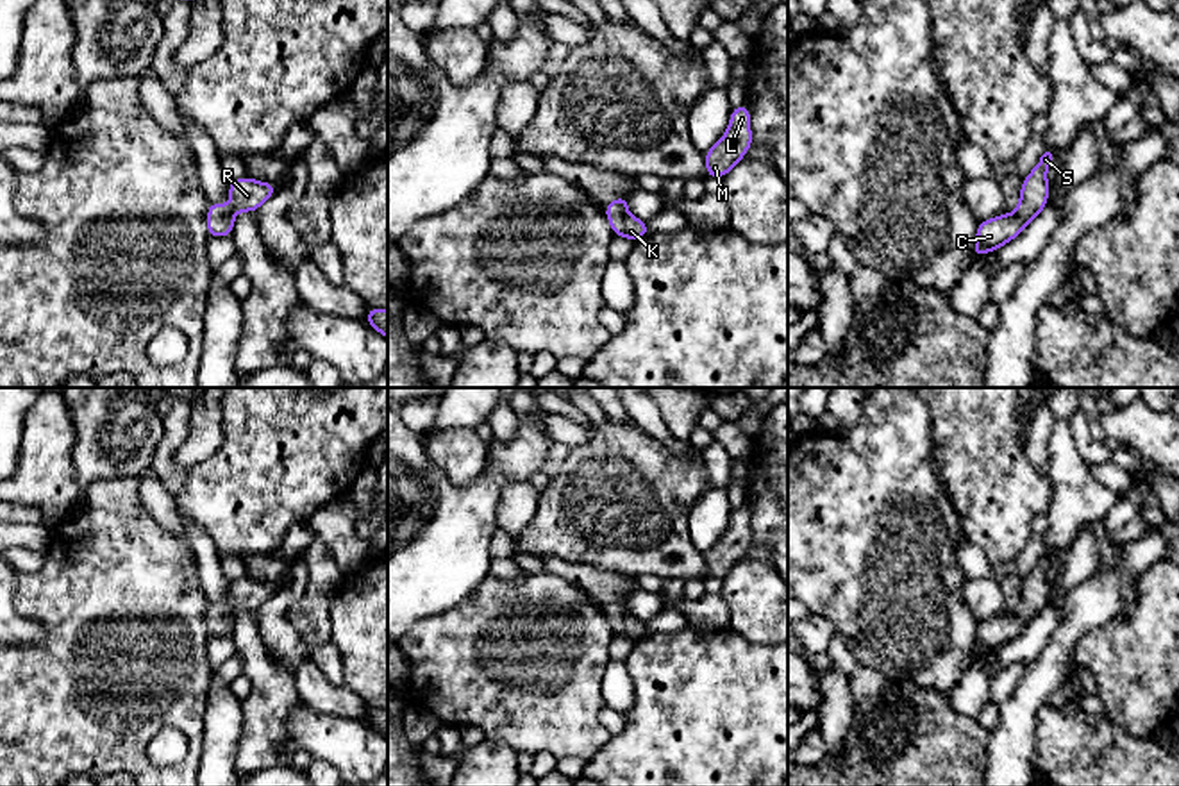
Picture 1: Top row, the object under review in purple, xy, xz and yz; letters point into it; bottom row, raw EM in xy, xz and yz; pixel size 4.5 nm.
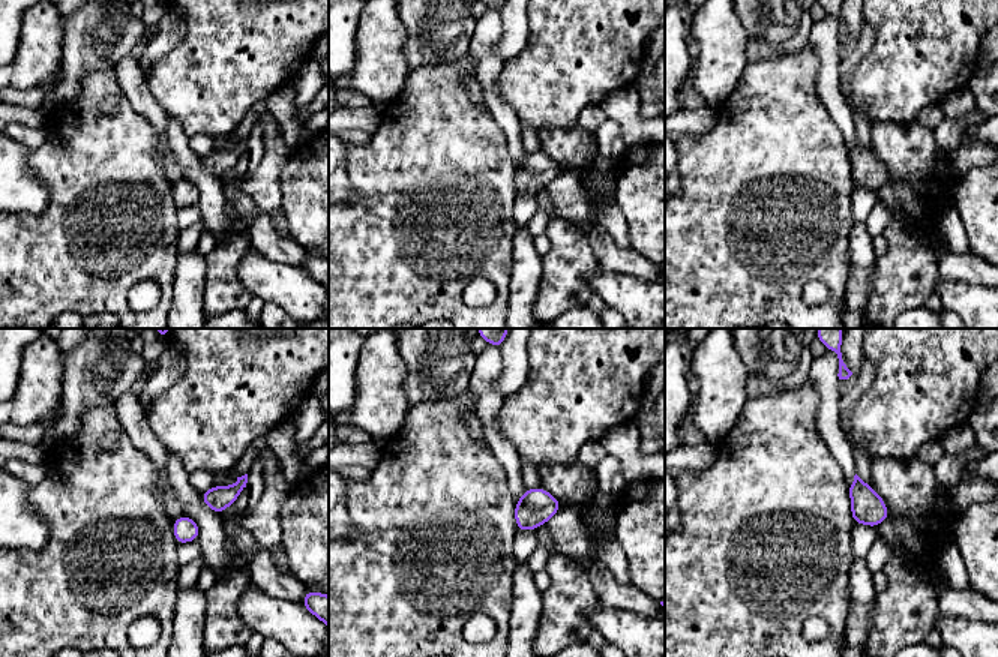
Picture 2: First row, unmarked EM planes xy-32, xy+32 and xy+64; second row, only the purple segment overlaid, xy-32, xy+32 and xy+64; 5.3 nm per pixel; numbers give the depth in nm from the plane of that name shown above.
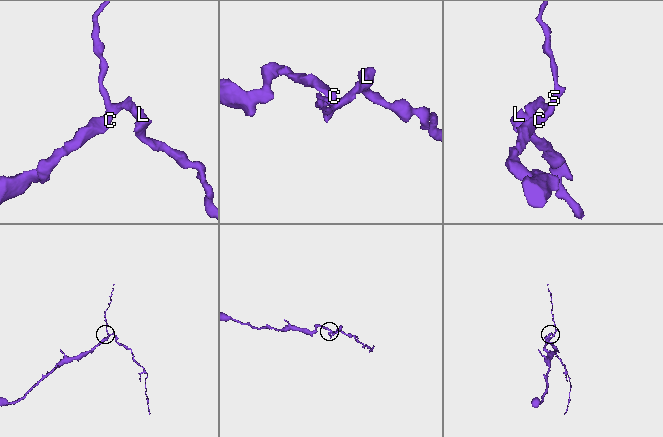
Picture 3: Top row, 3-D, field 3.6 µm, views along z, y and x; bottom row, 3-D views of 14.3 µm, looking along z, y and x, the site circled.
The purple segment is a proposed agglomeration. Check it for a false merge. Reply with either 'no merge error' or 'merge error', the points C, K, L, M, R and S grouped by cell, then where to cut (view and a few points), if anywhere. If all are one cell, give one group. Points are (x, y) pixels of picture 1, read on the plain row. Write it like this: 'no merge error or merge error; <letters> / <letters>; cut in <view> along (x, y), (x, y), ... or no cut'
no merge error; C K L M R S; no cut

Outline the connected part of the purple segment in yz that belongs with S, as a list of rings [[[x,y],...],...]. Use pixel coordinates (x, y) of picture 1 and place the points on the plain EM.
[[[1045,552],[1020,586],[1020,602],[1011,615],[999,615],[977,623],[972,657],[1002,648],[1022,634],[1024,627],[1043,613],[1049,602],[1047,570],[1052,554]]]

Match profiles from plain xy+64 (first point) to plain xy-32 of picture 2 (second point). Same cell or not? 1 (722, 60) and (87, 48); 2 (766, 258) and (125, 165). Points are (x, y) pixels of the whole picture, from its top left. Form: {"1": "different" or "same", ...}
{"1": "different", "2": "same"}

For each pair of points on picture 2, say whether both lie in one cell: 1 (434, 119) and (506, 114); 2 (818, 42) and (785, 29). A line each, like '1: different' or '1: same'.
1: different
2: different

